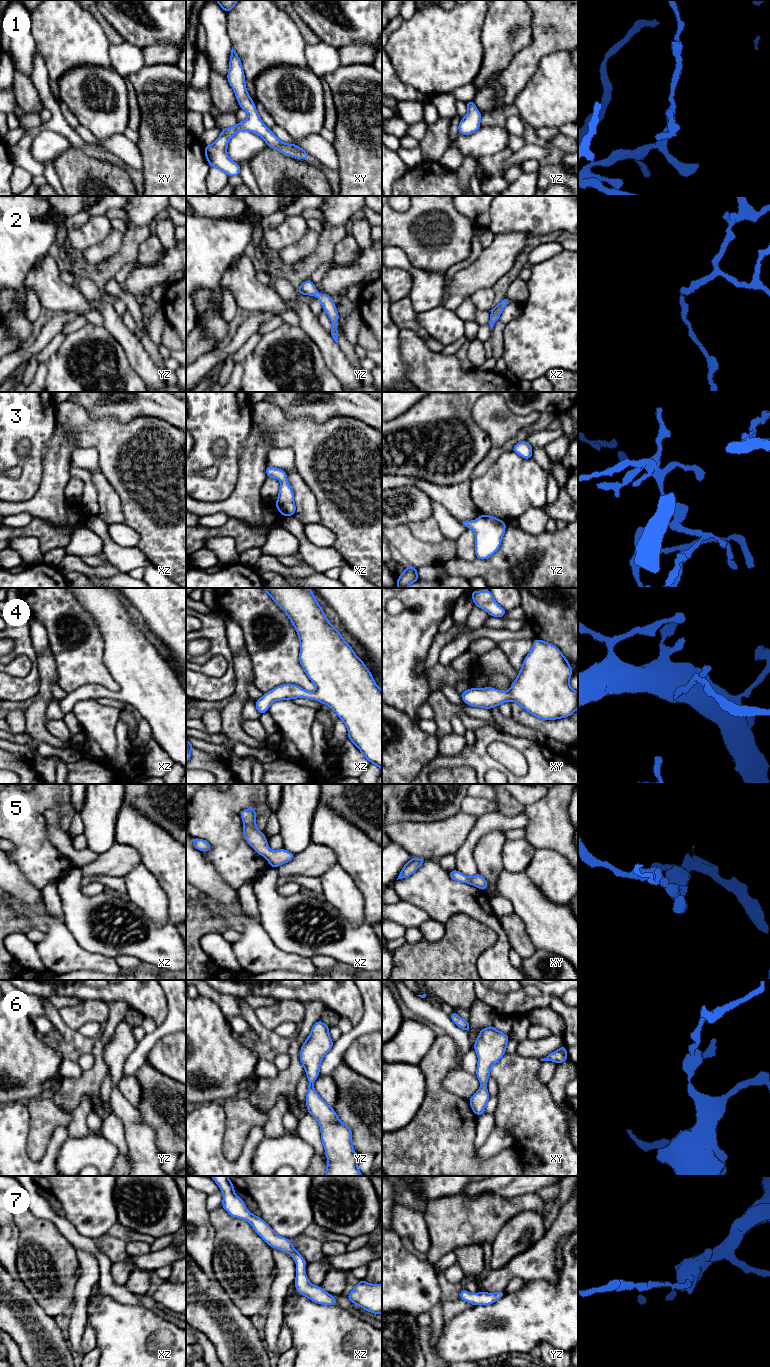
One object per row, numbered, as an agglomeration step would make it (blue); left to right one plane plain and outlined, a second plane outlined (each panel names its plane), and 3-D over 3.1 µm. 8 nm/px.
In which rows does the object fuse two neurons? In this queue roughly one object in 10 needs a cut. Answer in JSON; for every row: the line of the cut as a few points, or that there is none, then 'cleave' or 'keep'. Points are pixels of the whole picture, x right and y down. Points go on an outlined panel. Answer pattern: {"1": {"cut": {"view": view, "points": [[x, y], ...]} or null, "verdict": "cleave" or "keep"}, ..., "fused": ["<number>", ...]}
{"1": {"cut": null, "verdict": "keep"}, "2": {"cut": null, "verdict": "keep"}, "3": {"cut": null, "verdict": "keep"}, "4": {"cut": null, "verdict": "keep"}, "5": {"cut": null, "verdict": "keep"}, "6": {"cut": null, "verdict": "keep"}, "7": {"cut": null, "verdict": "keep"}, "fused": []}

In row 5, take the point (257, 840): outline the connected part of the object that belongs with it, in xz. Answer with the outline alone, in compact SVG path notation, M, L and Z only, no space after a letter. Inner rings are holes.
M248 808L240 812L243 820L243 834L247 843L261 856L264 856L273 868L290 862L294 853L285 849L273 851L267 845L266 836L256 827L256 811L254 808Z

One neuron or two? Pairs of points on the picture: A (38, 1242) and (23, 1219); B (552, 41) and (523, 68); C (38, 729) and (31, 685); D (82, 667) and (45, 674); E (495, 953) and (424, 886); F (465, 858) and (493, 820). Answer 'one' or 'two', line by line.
A: one
B: one
C: two
D: two
E: one
F: one

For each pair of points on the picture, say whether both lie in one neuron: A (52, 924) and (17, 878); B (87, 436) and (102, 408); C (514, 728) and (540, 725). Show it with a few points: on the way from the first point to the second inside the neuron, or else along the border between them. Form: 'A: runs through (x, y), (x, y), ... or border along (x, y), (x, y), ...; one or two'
A: runs through (44, 913), (22, 889); one
B: border along (78, 405), (92, 421), (109, 417), (119, 421); two
C: border along (511, 716), (516, 721), (538, 730), (546, 738); two

